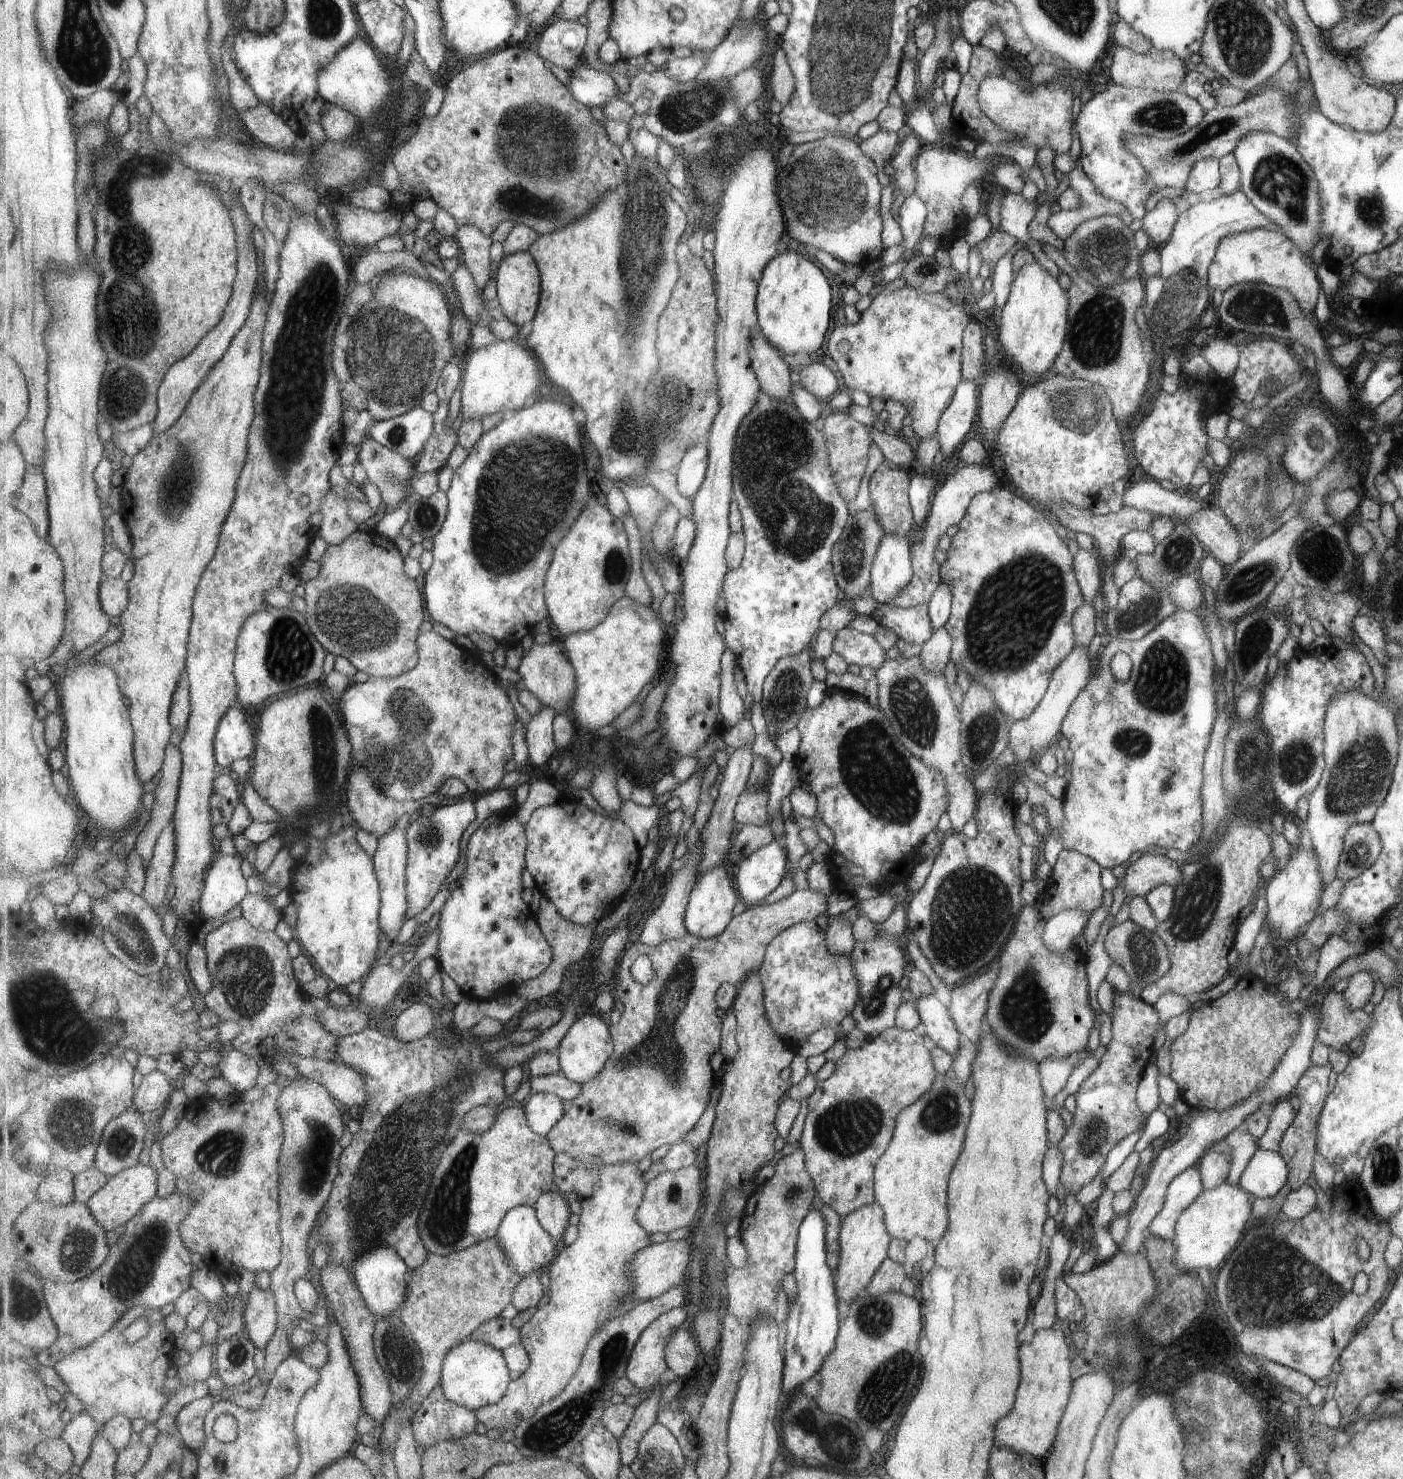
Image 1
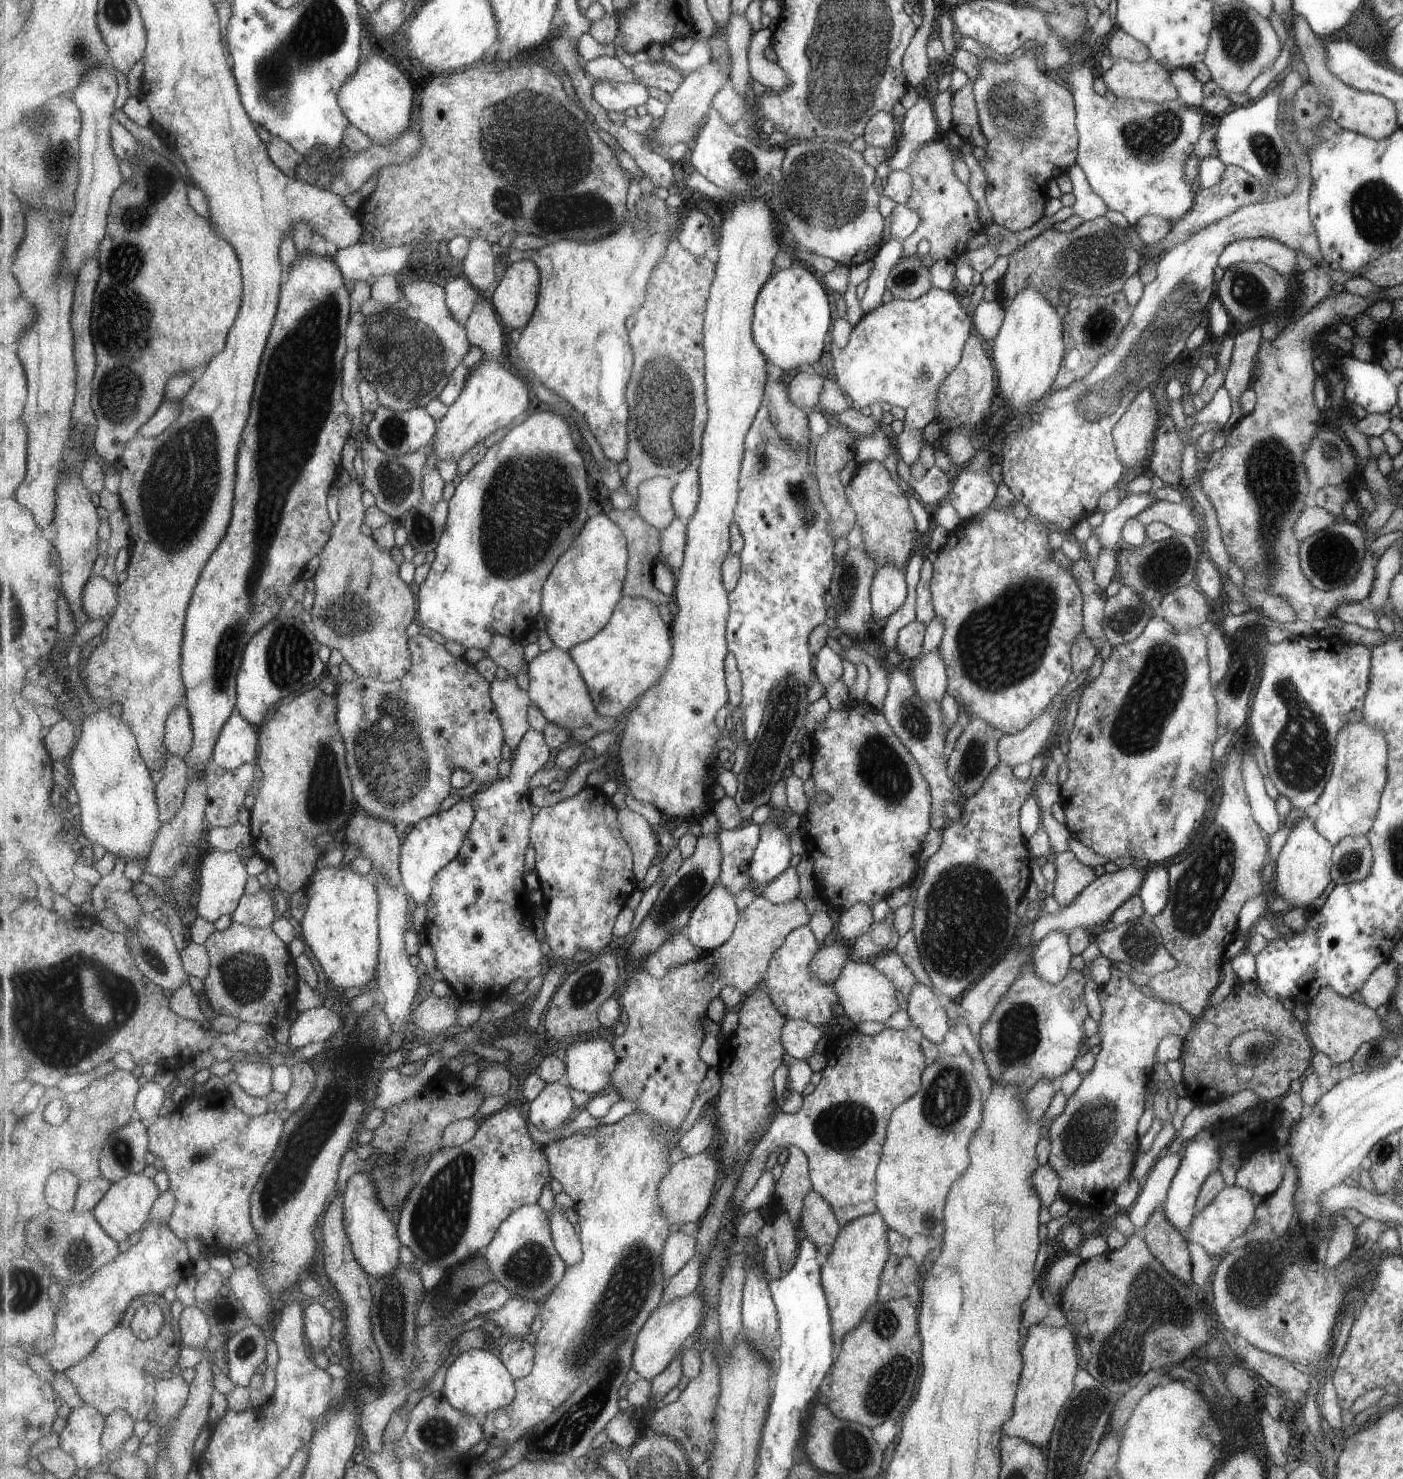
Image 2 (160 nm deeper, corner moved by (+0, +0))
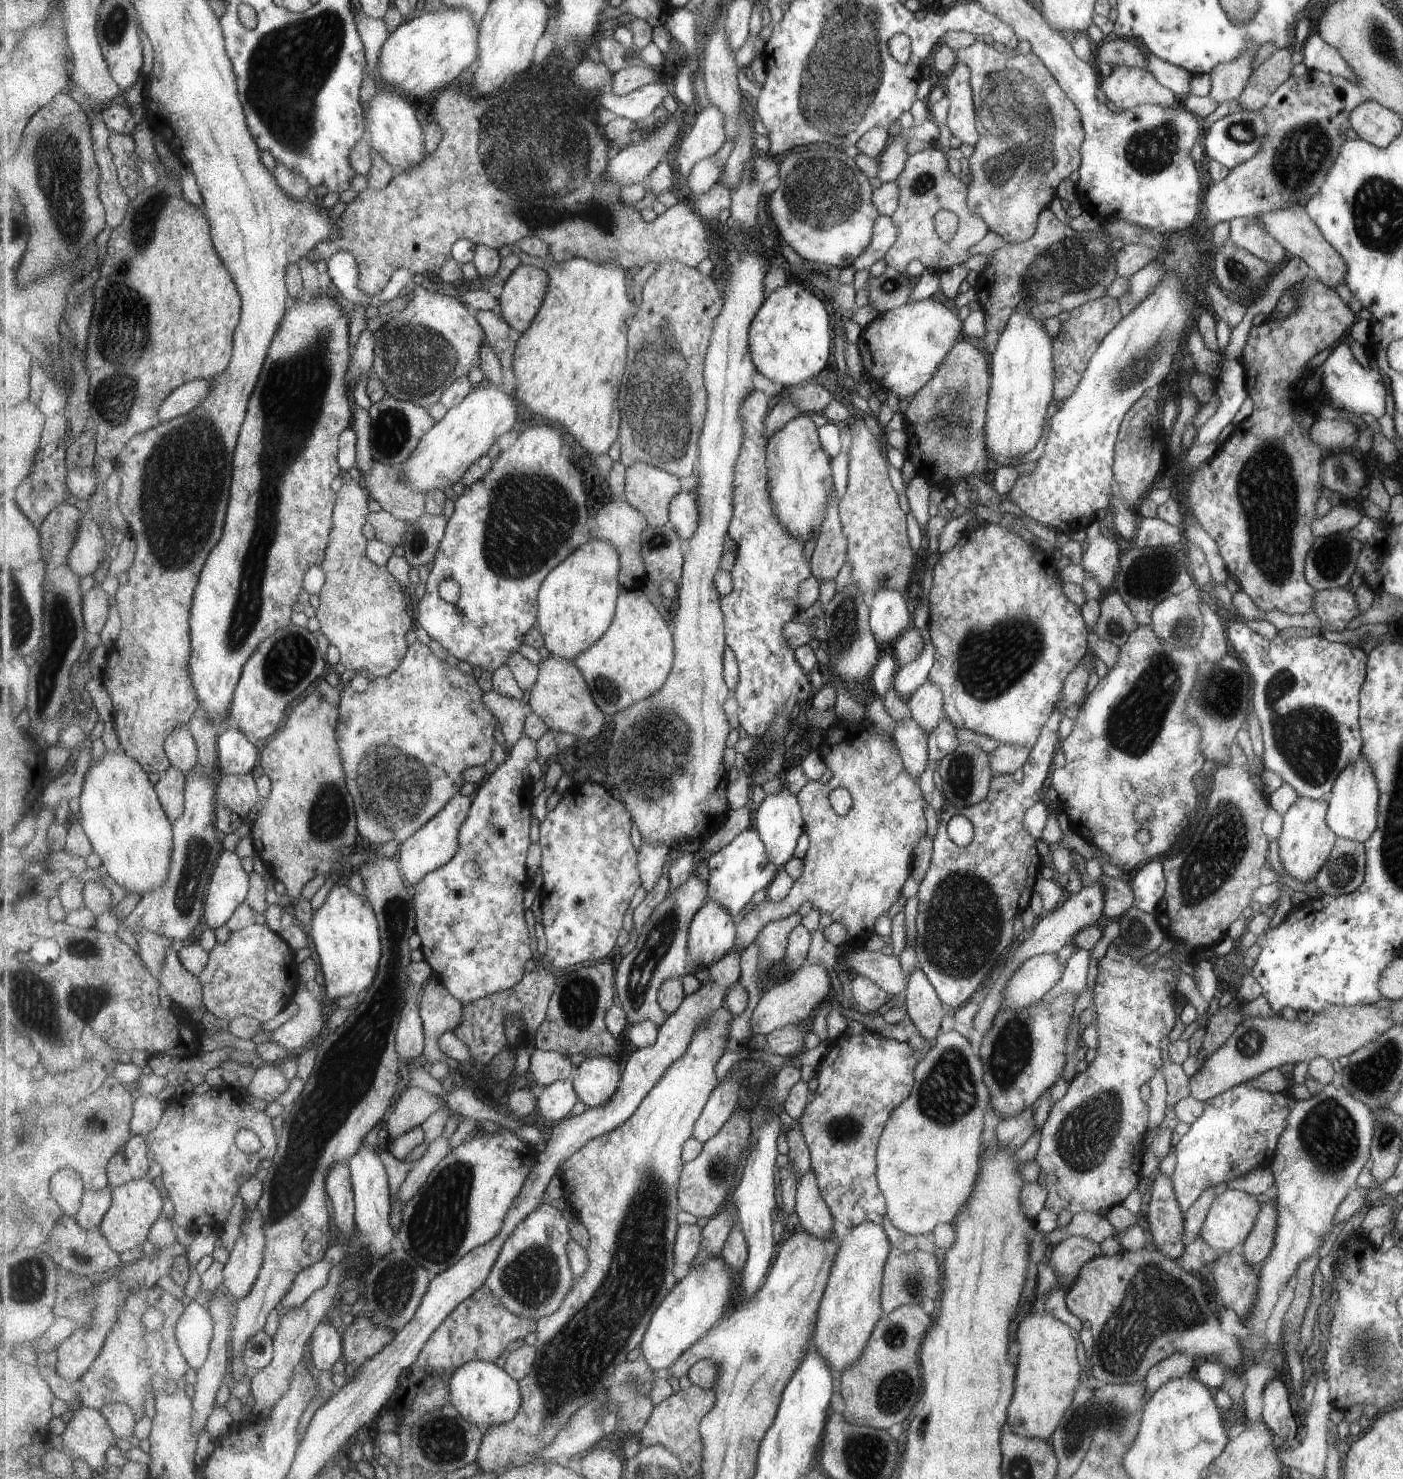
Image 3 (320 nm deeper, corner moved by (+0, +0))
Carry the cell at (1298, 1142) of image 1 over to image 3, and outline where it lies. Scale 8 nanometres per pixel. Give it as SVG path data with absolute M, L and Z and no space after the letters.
M1271 1191L1269 1200L1261 1204L1256 1225L1243 1242L1240 1255L1244 1256L1248 1264L1262 1263L1269 1256L1275 1238L1275 1228L1277 1228L1277 1212L1275 1212L1275 1194Z

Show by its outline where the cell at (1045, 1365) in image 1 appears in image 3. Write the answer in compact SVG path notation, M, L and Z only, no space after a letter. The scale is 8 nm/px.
M1043 1311L1027 1314L1017 1328L1015 1341L1019 1343L1017 1376L1013 1406L1009 1406L1011 1433L1033 1440L1049 1441L1063 1412L1071 1405L1071 1396L1079 1380L1079 1364L1075 1354L1075 1340L1069 1326Z

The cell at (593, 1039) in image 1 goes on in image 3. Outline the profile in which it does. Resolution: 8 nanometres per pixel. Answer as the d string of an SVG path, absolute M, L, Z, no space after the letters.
M586 1055L576 1067L572 1081L580 1100L589 1107L605 1106L621 1086L621 1068L609 1056Z

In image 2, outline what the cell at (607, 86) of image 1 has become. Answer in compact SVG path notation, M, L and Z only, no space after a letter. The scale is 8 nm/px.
M597 81L594 83L594 97L609 112L631 111L649 100L649 87L643 83Z

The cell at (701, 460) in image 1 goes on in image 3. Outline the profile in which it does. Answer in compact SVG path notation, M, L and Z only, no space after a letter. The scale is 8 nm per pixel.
M696 490L679 492L670 505L670 523L687 543L700 526L700 506Z

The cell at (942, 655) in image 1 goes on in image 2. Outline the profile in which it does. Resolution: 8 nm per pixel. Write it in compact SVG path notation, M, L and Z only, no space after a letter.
M938 648L920 655L913 664L916 693L926 701L940 702L946 695L946 672Z

